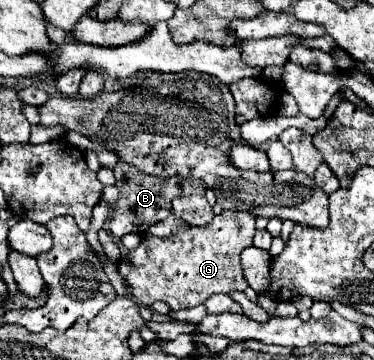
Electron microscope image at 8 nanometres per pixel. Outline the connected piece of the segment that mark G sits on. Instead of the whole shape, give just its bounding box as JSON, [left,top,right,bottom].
[119,210,255,310]

